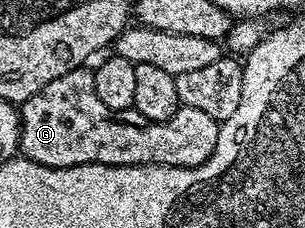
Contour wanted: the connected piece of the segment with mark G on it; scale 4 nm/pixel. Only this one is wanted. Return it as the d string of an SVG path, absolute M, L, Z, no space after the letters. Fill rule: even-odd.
M87 66L74 69L46 85L34 97L30 97L19 108L20 149L23 158L47 167L73 167L87 163L101 163L107 167L137 167L138 165L162 165L163 167L197 167L206 162L218 145L220 123L207 113L189 107L179 107L167 123L155 123L141 111L111 111L98 101L94 89L94 77Z

